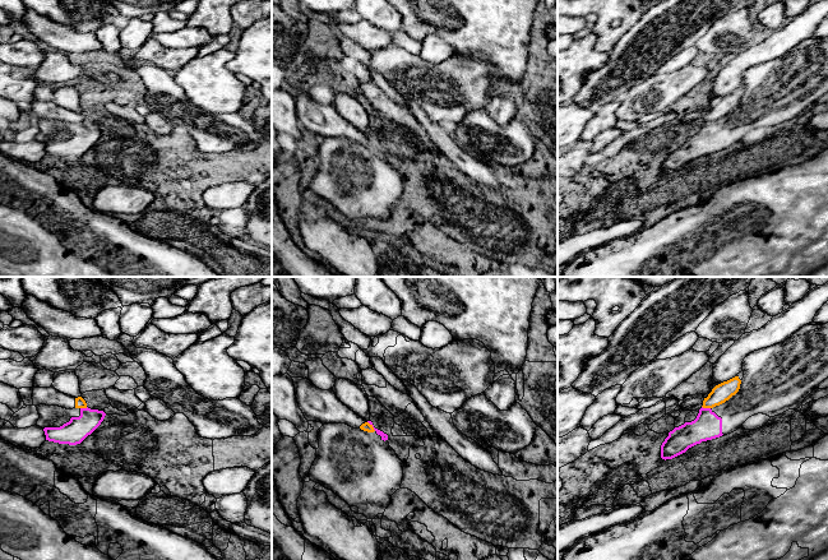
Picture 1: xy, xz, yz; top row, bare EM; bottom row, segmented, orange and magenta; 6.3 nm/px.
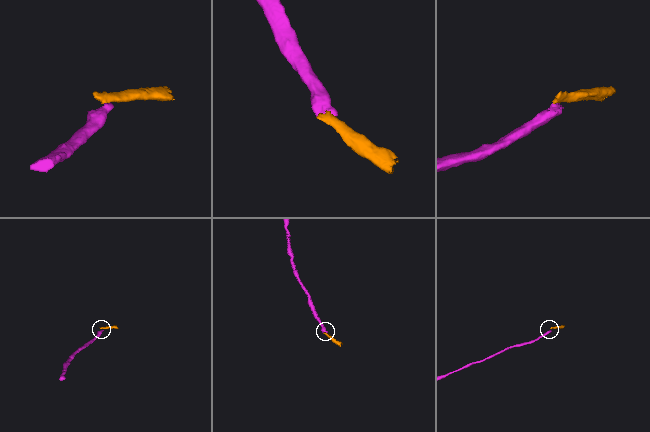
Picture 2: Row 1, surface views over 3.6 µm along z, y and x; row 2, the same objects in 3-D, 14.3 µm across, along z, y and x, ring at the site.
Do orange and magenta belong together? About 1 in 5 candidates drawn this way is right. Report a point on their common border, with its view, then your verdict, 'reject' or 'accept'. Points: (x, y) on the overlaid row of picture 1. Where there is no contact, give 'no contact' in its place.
contact yz (706, 407); reject

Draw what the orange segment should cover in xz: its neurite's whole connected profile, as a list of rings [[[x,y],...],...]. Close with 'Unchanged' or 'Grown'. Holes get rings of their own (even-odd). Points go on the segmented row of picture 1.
[[[292,378],[295,395],[307,421],[324,424],[346,424],[353,429],[374,432],[373,425],[344,406],[333,389],[322,390],[309,379]]]. Grown

